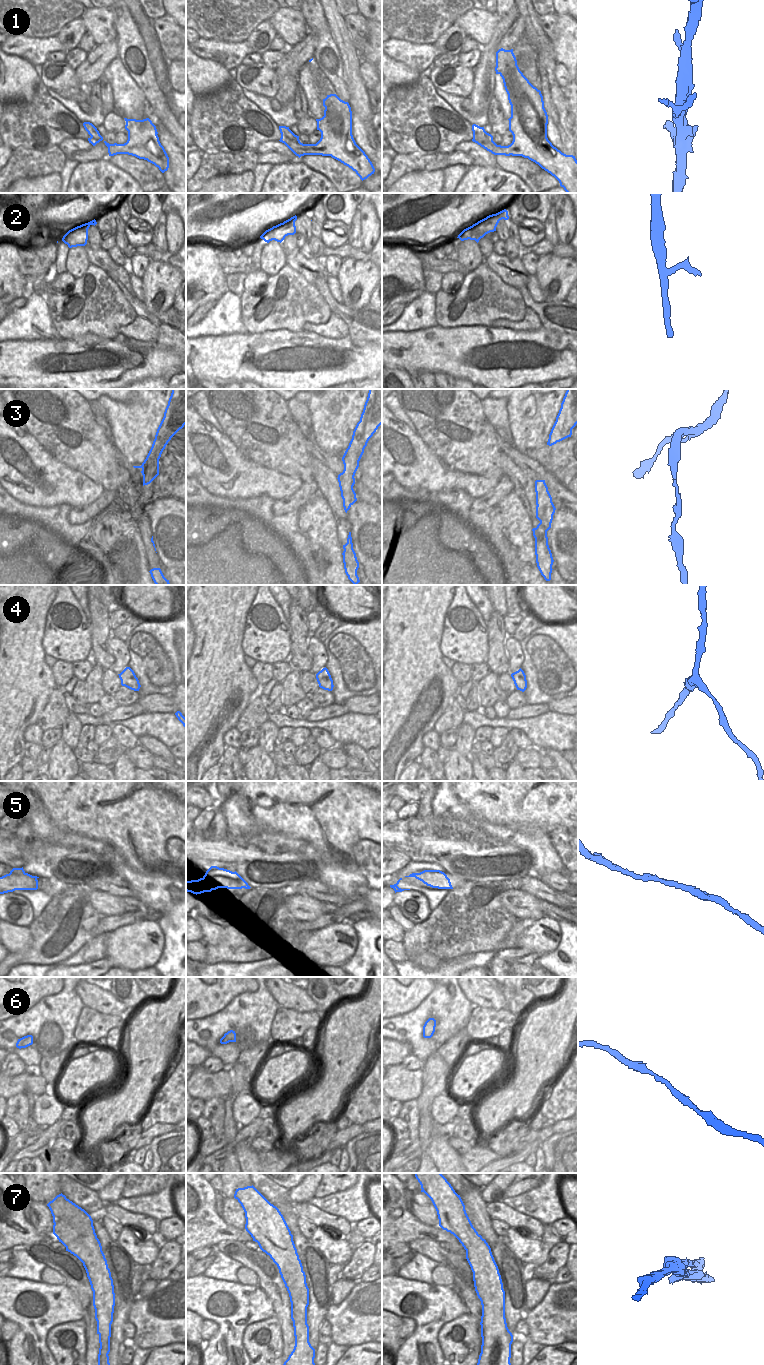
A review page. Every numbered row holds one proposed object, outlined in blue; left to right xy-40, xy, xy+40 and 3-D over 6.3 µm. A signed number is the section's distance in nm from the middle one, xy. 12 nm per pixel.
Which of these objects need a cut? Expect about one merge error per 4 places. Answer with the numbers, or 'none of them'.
7

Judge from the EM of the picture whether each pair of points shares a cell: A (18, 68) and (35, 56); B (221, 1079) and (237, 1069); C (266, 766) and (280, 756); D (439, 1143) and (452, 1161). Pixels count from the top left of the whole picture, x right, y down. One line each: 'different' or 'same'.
A: different
B: different
C: different
D: same

